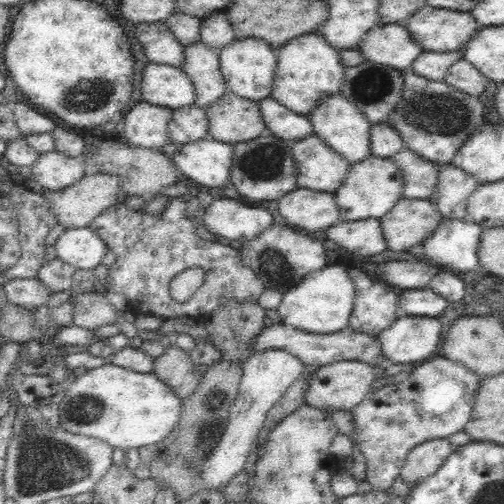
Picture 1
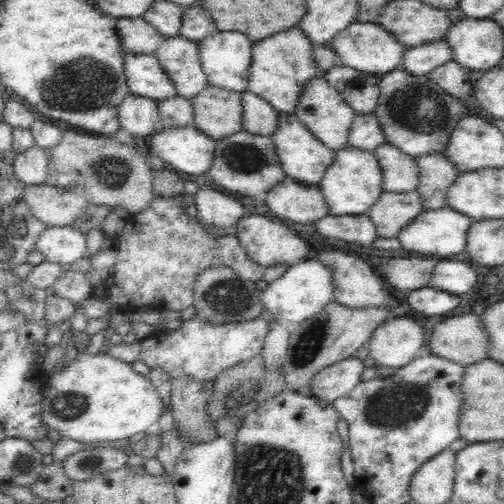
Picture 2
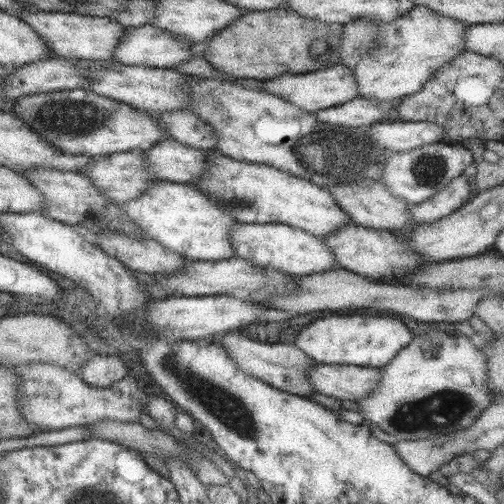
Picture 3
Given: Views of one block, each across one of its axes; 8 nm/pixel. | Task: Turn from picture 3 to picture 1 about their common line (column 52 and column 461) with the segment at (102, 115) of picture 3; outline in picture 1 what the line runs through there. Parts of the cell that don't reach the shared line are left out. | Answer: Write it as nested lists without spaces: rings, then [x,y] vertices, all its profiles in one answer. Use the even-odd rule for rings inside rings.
[[[408,68],[404,70],[402,100],[394,108],[388,124],[398,130],[404,146],[412,152],[436,164],[450,164],[462,142],[484,124],[484,106],[478,98],[456,90],[448,82],[430,82]]]

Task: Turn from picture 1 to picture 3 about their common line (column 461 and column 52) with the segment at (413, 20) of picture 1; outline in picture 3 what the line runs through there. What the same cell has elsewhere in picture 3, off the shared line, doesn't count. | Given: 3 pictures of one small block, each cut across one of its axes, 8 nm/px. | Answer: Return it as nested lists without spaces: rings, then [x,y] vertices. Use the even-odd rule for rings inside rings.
[[[17,10],[17,18],[23,20],[27,26],[39,34],[39,40],[63,60],[89,60],[89,62],[109,62],[115,44],[121,42],[121,36],[127,34],[127,28],[123,28],[119,22],[111,18],[99,18],[99,16],[81,16],[81,14],[67,14],[67,12],[37,12],[37,10]]]

